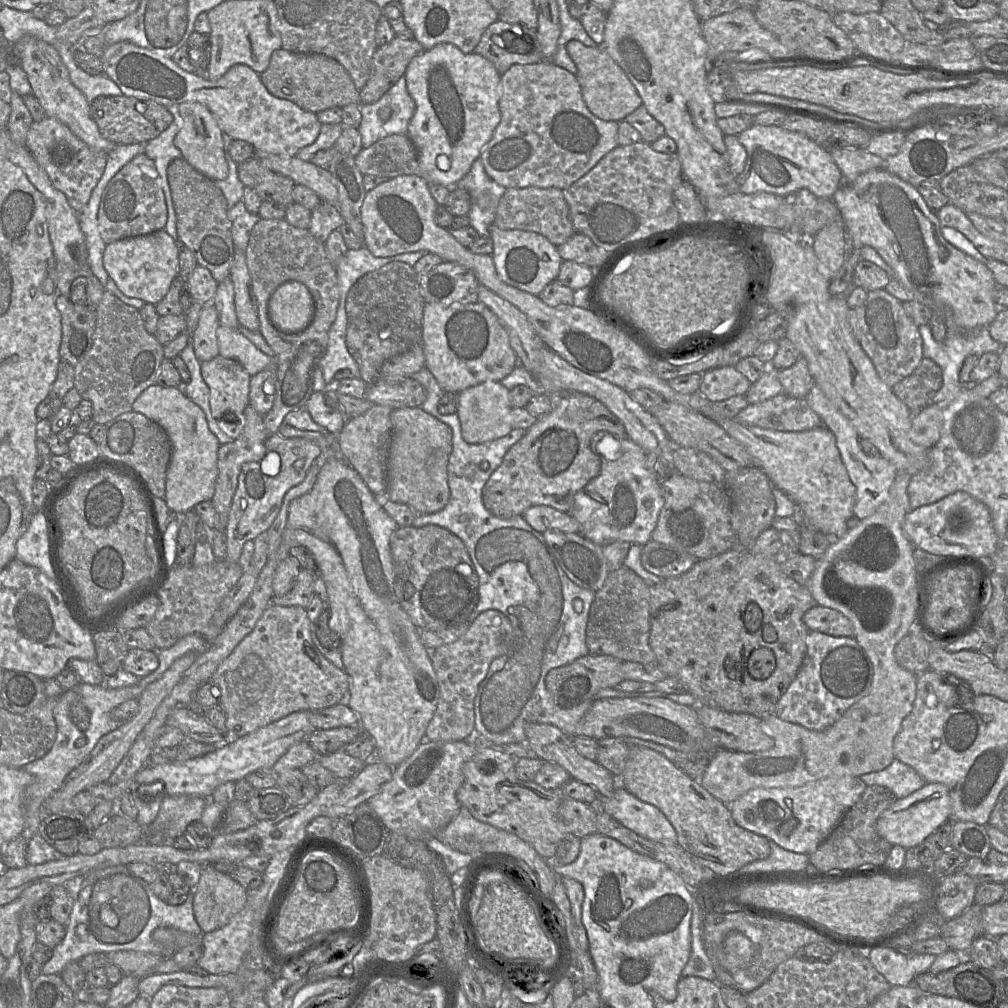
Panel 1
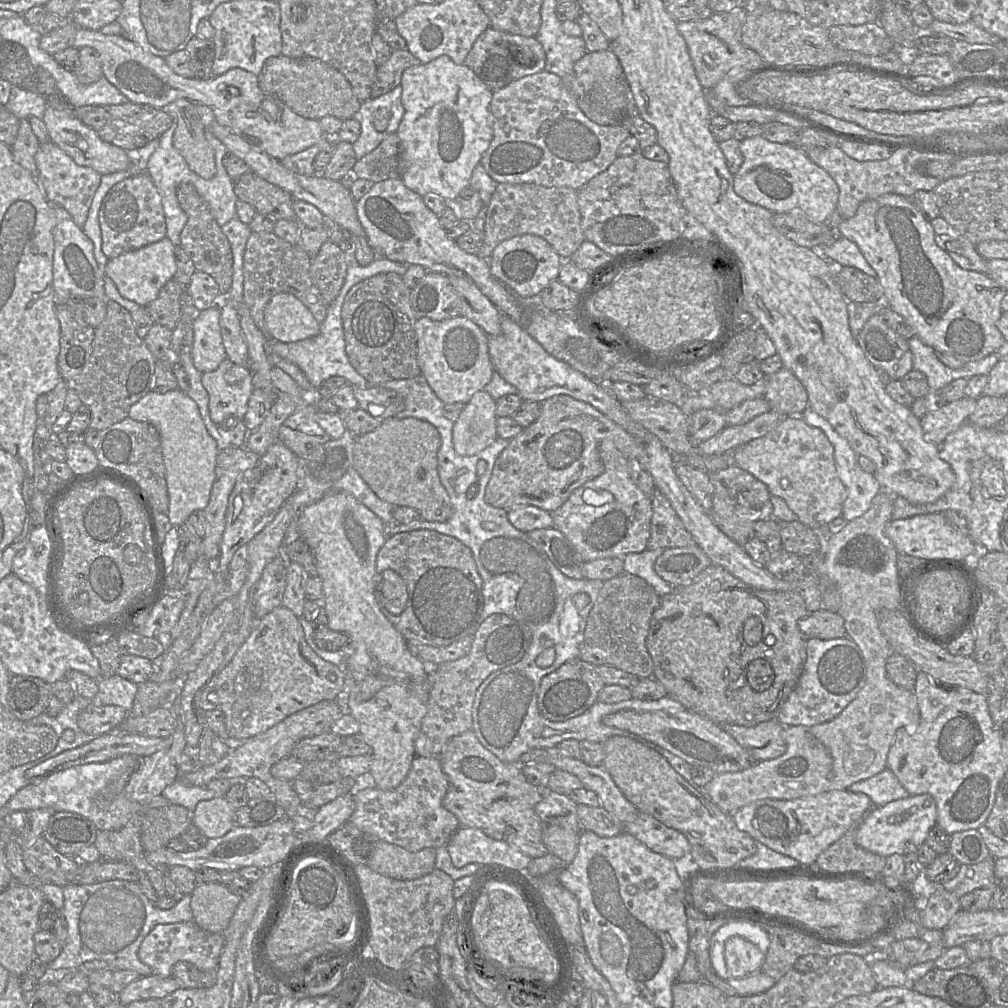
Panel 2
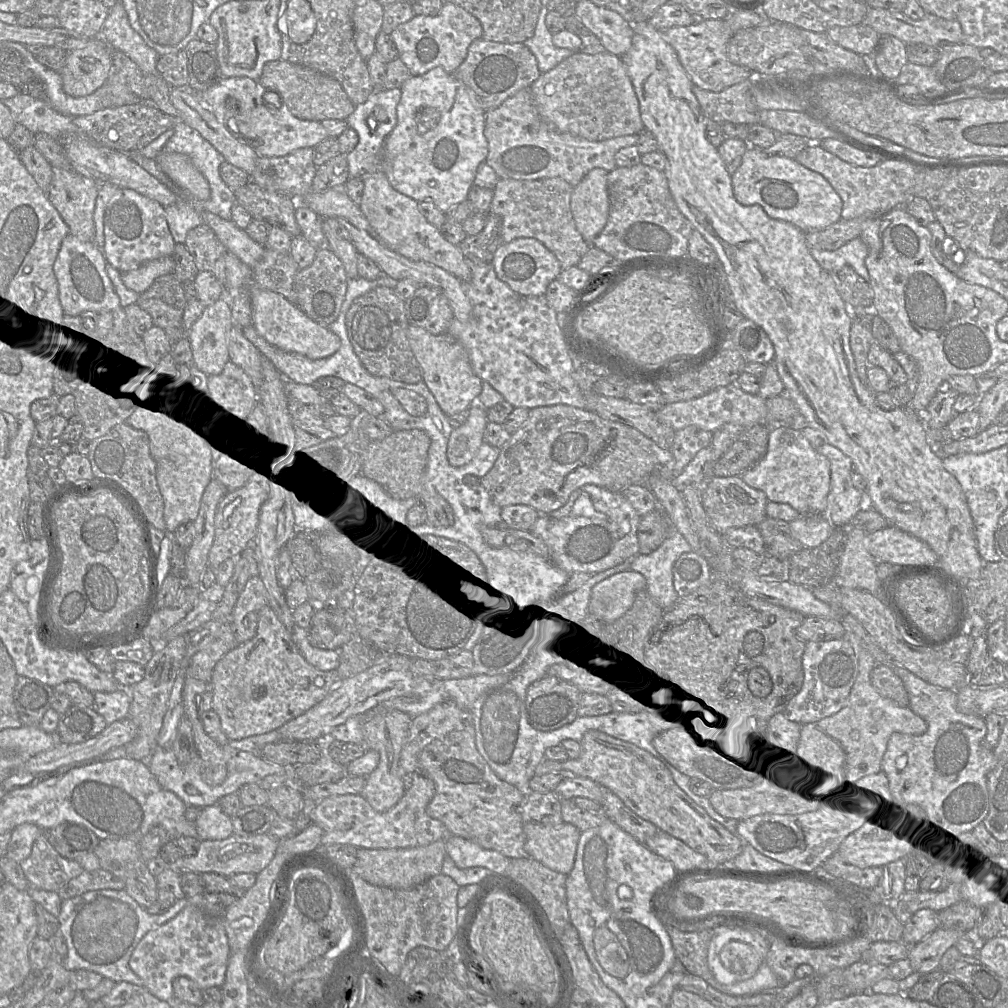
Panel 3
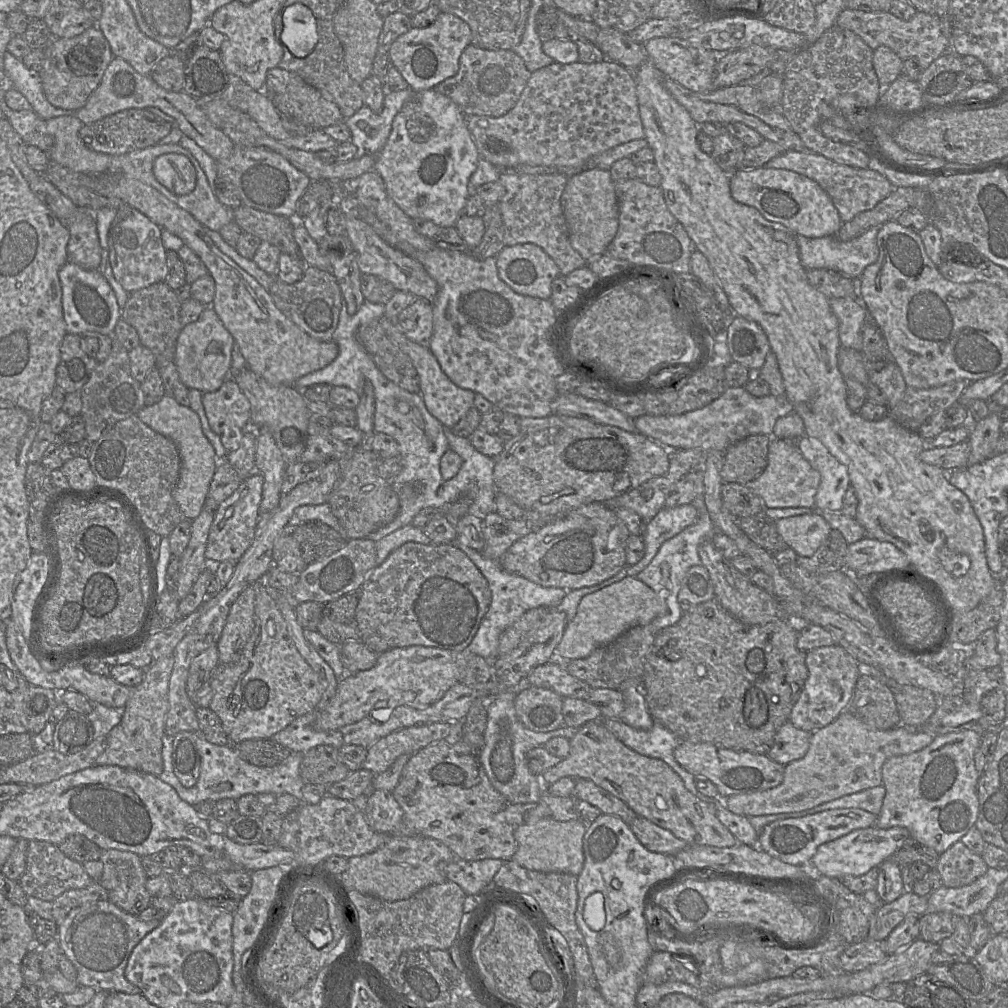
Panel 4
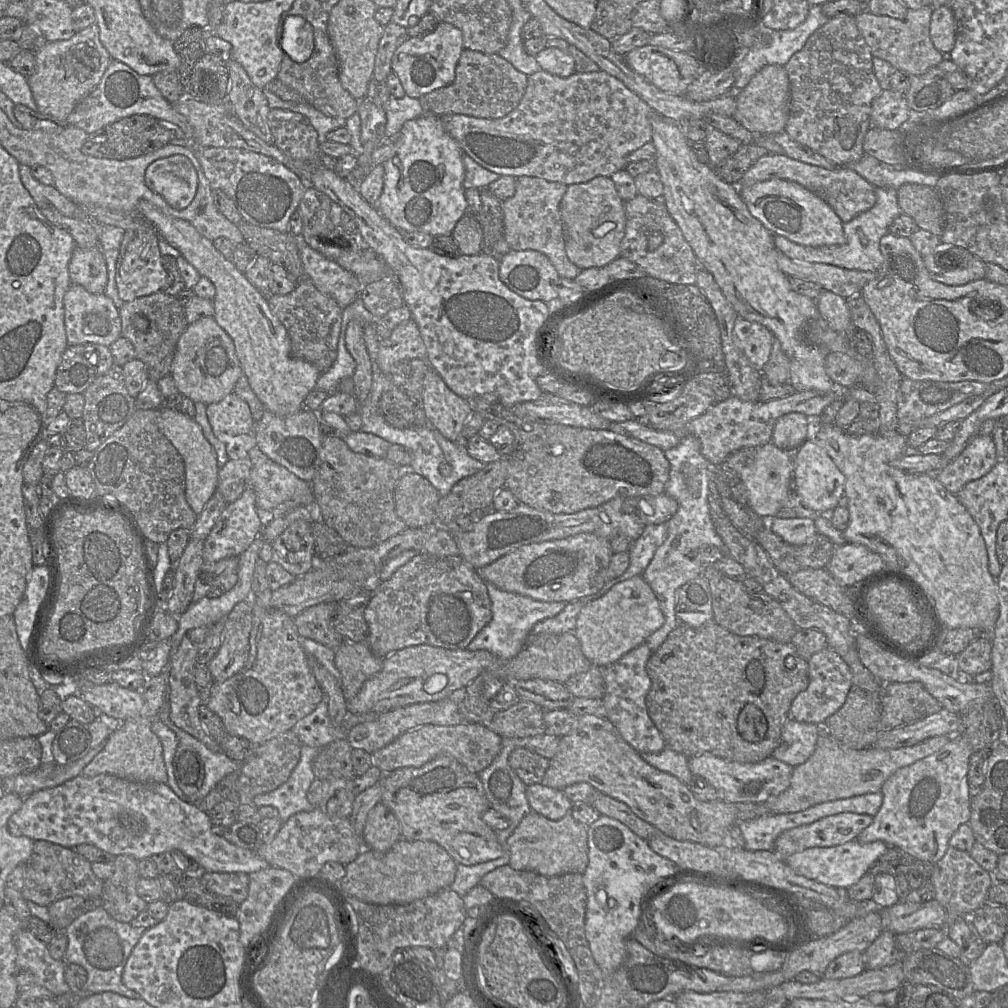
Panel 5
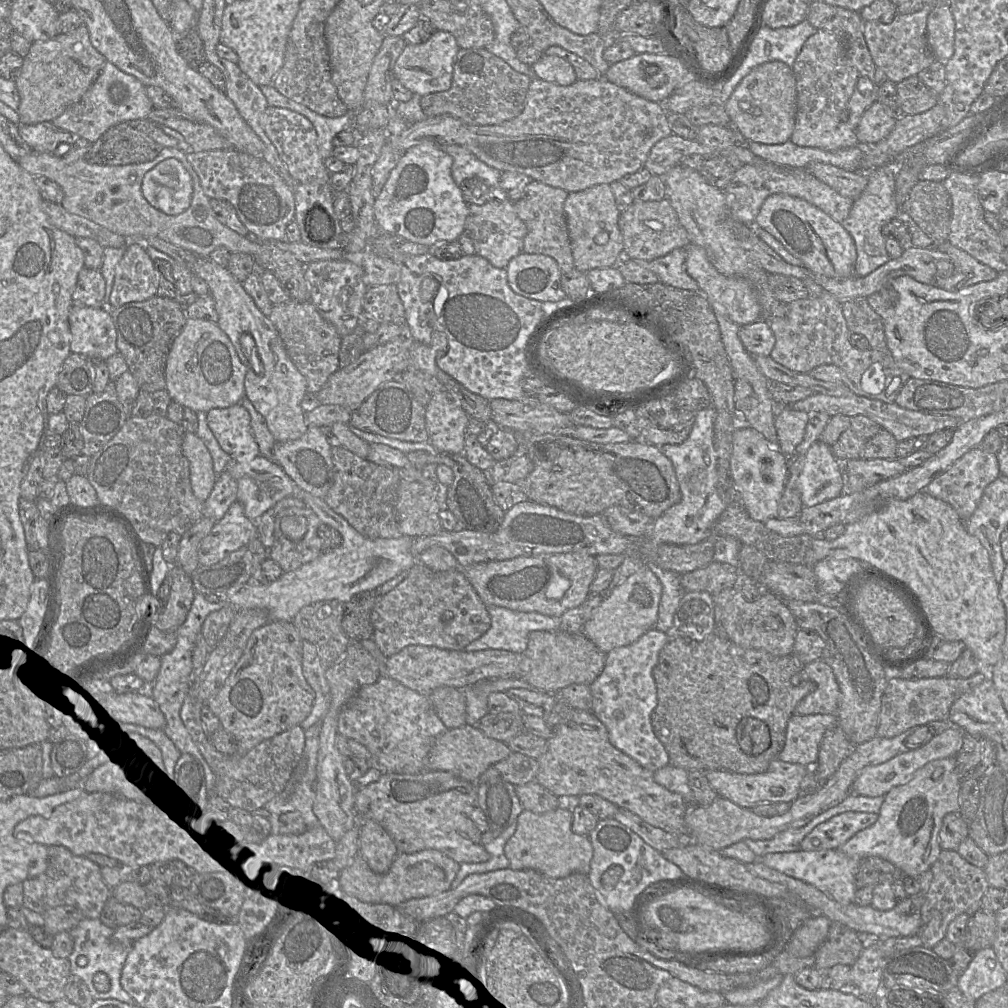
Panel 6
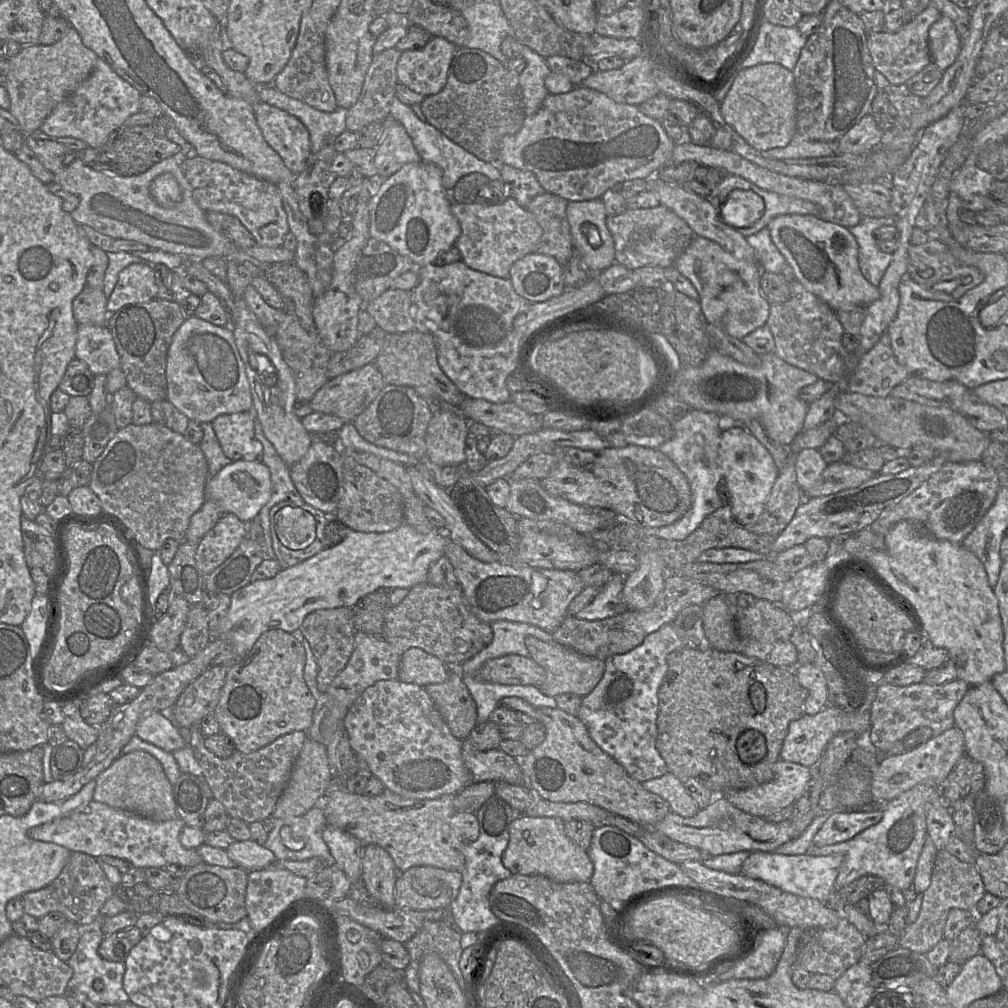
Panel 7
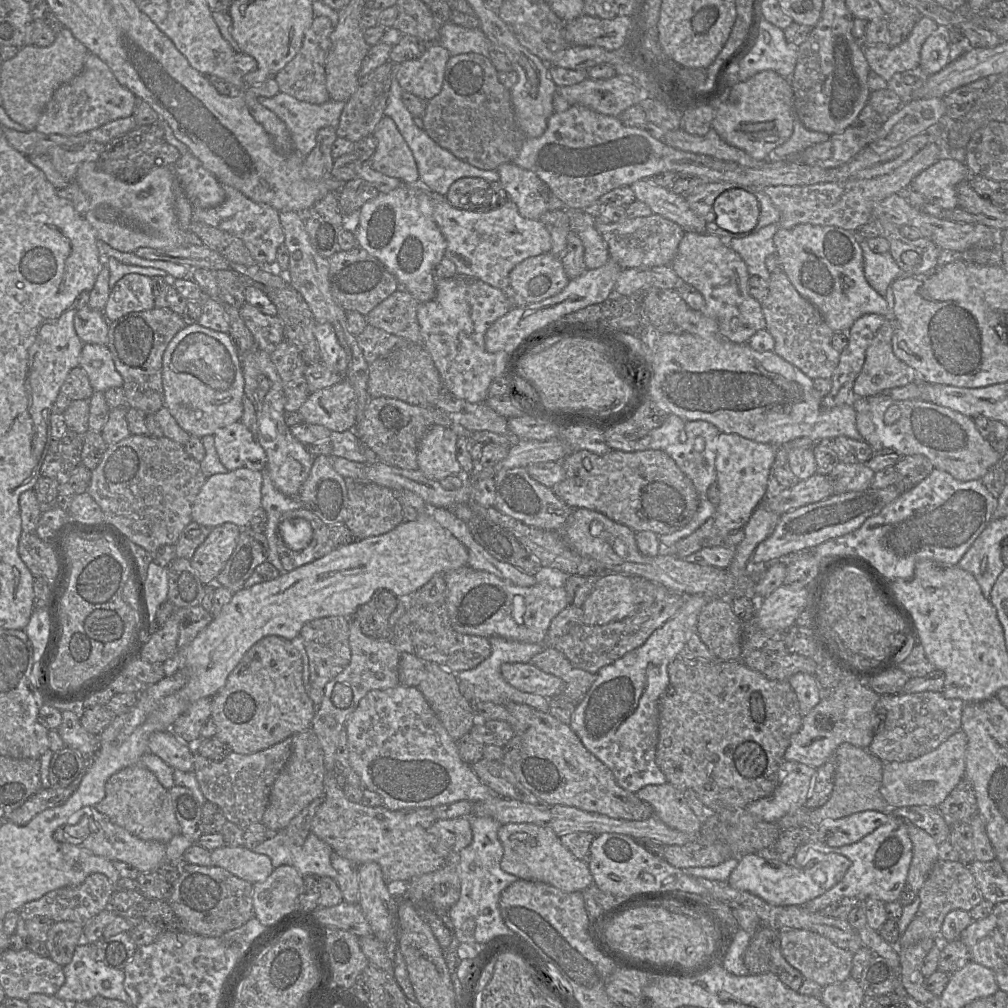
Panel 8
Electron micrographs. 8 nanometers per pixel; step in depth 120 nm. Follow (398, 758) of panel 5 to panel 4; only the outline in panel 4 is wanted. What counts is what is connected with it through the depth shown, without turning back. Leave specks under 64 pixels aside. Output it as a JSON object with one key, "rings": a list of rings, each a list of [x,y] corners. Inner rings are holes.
{"rings":[[[462,721],[426,723],[402,728],[382,737],[367,748],[368,754],[362,769],[377,775],[386,771],[401,755],[411,756],[439,740],[454,744],[461,741],[462,737]]]}

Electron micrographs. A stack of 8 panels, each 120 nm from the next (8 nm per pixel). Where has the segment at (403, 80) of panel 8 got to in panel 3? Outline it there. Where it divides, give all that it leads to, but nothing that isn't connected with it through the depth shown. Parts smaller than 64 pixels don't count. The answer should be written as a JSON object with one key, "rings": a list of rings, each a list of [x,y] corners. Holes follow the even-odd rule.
{"rings":[[[445,1],[441,11],[435,16],[415,15],[411,20],[399,25],[392,33],[398,57],[409,68],[412,76],[423,75],[434,67],[442,67],[452,74],[467,56],[471,43],[482,38],[480,21],[464,8]]]}

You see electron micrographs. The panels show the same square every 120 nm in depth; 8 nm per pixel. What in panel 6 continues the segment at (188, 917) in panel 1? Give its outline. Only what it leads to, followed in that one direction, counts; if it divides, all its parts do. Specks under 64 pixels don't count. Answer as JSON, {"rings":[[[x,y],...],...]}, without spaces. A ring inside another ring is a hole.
{"rings":[[[84,918],[69,932],[74,940],[73,951],[68,957],[70,961],[70,973],[80,977],[85,982],[93,999],[116,999],[130,1005],[136,1004],[134,999],[122,988],[120,983],[122,969],[133,943],[114,942],[112,939],[114,929],[104,925],[99,918]],[[79,956],[85,956],[87,958],[87,964],[84,967],[80,967],[77,964],[77,958]],[[98,972],[107,974],[110,979],[110,989],[106,992],[99,992],[94,987],[93,978]]]}

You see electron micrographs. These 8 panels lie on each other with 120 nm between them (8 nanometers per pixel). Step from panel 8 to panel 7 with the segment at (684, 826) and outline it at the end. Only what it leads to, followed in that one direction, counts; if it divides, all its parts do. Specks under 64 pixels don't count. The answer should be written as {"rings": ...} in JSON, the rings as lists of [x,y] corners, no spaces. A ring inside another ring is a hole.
{"rings":[[[670,772],[659,778],[645,781],[642,785],[645,790],[667,801],[673,813],[689,818],[699,811],[696,802],[687,793],[683,782]]]}

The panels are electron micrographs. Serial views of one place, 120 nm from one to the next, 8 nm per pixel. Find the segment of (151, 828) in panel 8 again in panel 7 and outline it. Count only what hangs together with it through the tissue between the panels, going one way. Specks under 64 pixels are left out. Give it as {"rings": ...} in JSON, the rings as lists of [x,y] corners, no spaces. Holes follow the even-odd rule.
{"rings":[[[136,750],[121,755],[97,776],[93,799],[112,808],[154,820],[168,821],[178,818],[173,785],[162,764],[151,754]]]}

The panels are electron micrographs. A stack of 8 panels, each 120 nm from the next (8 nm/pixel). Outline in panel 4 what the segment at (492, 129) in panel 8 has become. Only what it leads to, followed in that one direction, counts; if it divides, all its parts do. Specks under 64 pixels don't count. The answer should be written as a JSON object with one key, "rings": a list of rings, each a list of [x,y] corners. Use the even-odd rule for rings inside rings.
{"rings":[[[468,45],[459,60],[459,70],[433,89],[450,98],[464,115],[500,117],[518,102],[531,72],[513,50],[486,50]]]}

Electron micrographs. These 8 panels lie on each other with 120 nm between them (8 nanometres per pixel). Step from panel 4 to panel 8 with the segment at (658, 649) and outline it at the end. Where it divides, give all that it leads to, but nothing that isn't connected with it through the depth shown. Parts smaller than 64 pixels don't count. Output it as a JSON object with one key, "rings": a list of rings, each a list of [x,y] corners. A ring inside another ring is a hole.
{"rings":[[[686,654],[676,657],[668,665],[669,685],[659,700],[658,708],[658,740],[655,760],[657,766],[666,776],[667,782],[678,787],[693,789],[707,808],[707,813],[720,809],[735,809],[744,811],[752,802],[773,794],[781,779],[781,764],[790,740],[801,726],[803,715],[800,711],[798,697],[788,680],[773,680],[763,674],[748,668],[741,661],[708,661]]]}

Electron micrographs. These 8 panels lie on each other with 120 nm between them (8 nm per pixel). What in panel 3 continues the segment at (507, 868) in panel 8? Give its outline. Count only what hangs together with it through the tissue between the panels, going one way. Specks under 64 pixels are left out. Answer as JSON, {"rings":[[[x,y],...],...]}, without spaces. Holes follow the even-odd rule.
{"rings":[[[526,822],[525,851],[551,870],[568,875],[575,864],[581,831],[570,823],[558,825]]]}

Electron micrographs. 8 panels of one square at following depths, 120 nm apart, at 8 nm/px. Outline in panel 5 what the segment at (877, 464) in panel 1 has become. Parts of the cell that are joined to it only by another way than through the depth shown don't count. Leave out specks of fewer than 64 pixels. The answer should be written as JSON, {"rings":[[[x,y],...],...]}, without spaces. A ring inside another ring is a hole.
{"rings":[[[810,439],[794,453],[780,450],[772,443],[758,447],[753,461],[743,469],[739,482],[747,489],[748,506],[763,519],[775,518],[791,491],[800,505],[815,513],[829,515],[841,504],[845,488],[843,473],[826,451]]]}

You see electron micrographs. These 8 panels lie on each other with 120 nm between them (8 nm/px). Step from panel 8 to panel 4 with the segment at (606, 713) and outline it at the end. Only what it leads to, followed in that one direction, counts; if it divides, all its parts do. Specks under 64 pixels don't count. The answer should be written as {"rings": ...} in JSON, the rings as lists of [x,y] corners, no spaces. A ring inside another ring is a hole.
{"rings":[[[629,678],[620,685],[618,690],[622,693],[625,704],[620,720],[638,730],[651,729],[654,720],[647,708],[642,678]]]}

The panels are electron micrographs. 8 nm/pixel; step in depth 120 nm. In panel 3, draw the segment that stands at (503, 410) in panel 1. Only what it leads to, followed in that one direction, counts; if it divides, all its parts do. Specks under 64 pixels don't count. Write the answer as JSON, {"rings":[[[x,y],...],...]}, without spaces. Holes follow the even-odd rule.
{"rings":[[[476,402],[468,409],[465,423],[453,429],[450,435],[446,455],[451,466],[463,466],[476,456],[484,443],[483,434],[487,423],[487,410]]]}

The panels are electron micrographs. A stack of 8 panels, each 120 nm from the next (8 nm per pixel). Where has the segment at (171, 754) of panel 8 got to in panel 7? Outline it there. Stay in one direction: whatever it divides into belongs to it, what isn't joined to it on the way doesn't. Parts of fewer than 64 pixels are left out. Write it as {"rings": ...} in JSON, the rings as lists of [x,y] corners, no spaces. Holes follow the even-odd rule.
{"rings":[[[161,712],[145,715],[138,723],[136,735],[166,752],[174,753],[186,746],[178,726]]]}

